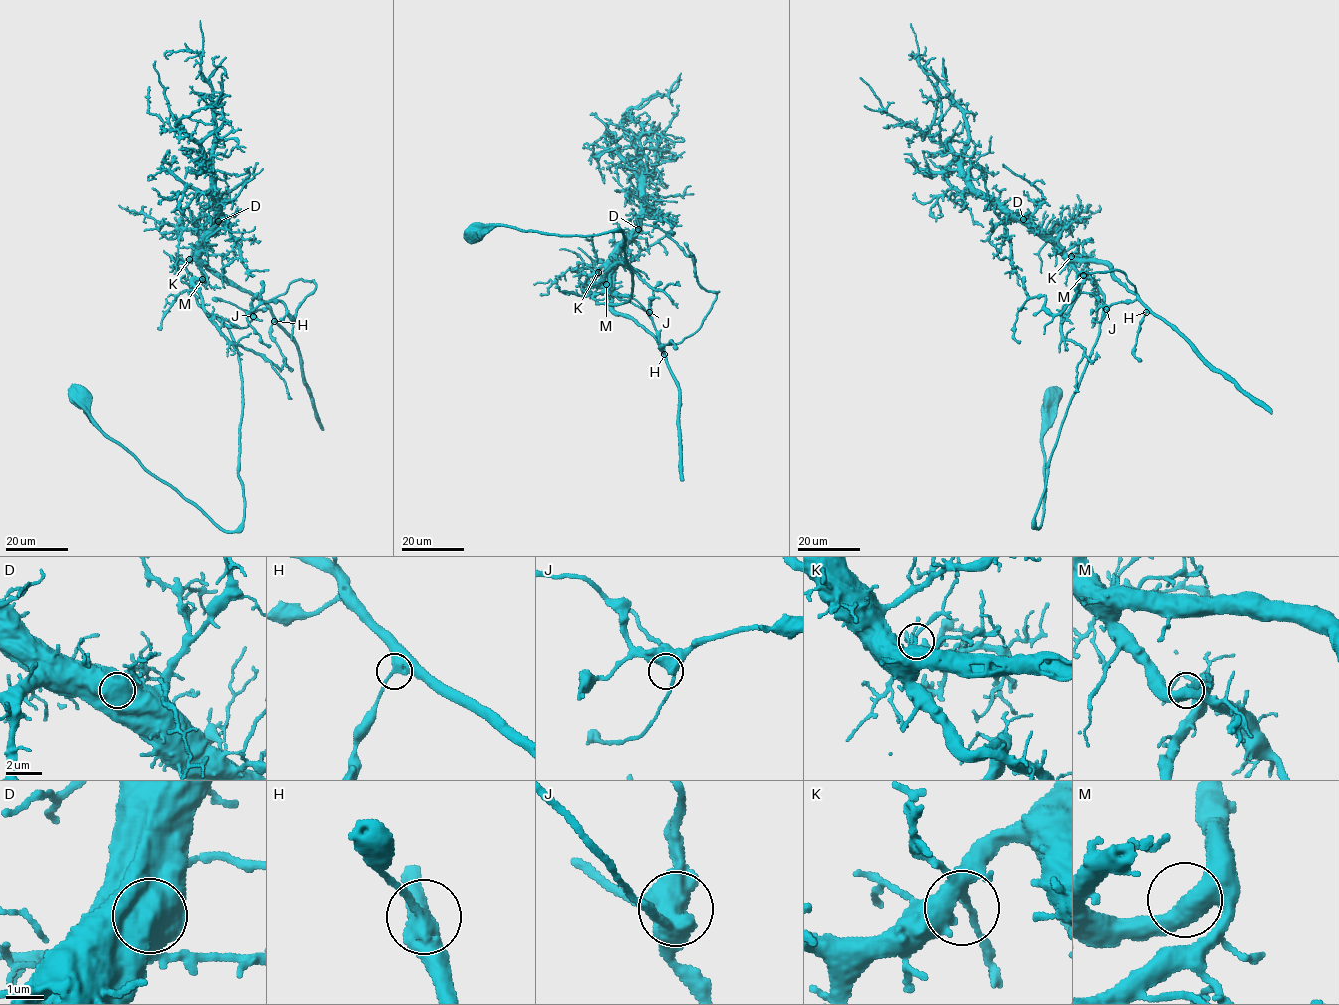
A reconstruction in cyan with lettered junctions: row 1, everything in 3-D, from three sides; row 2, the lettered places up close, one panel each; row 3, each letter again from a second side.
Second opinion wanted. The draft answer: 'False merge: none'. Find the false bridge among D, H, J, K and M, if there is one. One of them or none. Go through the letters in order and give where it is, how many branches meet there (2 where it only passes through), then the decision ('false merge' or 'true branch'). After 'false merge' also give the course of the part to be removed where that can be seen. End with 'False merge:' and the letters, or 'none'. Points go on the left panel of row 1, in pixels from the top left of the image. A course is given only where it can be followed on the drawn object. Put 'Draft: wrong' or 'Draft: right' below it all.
D: place (218, 221); branches 1; true branch
H: place (274, 321); branches 2; true branch
J: place (253, 316); branches 2; true branch
K: place (189, 259); branches 2; true branch
M: place (202, 279); branches 2; true branch
False merge: none
Draft: right

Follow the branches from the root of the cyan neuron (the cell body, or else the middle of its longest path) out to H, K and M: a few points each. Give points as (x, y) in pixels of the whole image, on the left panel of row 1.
H: (81, 399), (147, 471), (234, 531), (242, 377), (230, 330), (191, 291), (202, 266), (274, 321)
K: (81, 399), (147, 471), (223, 529), (239, 527), (238, 354), (230, 330), (191, 291), (205, 280), (189, 259)
M: (81, 399), (88, 416), (147, 471), (234, 531), (244, 516), (242, 377), (230, 330), (191, 291), (202, 279)

